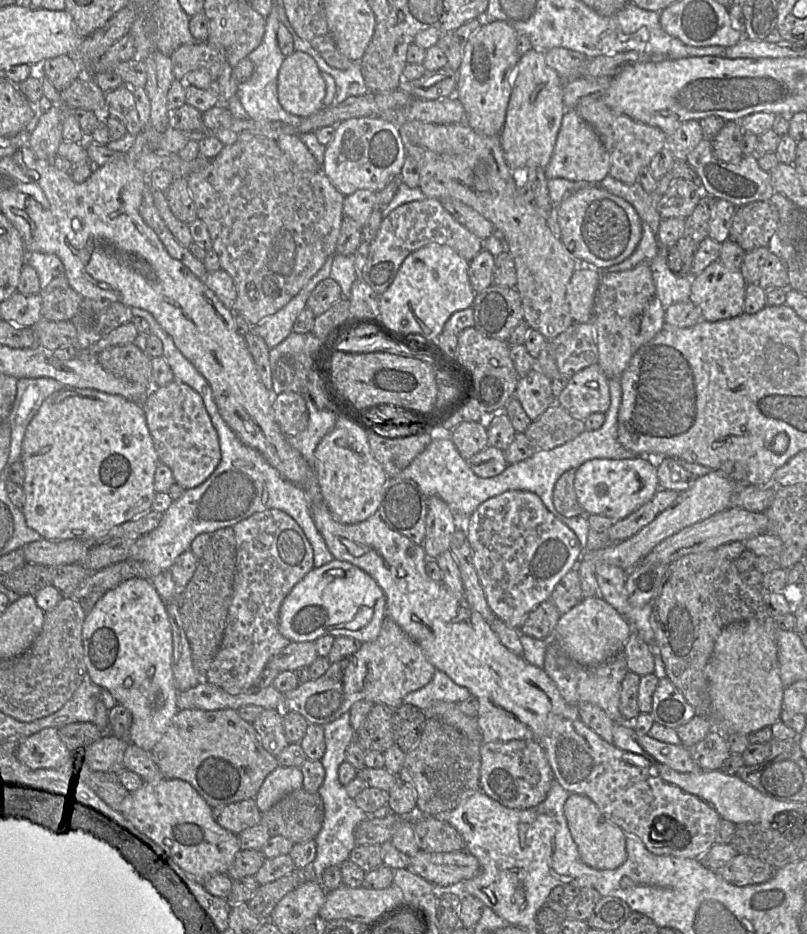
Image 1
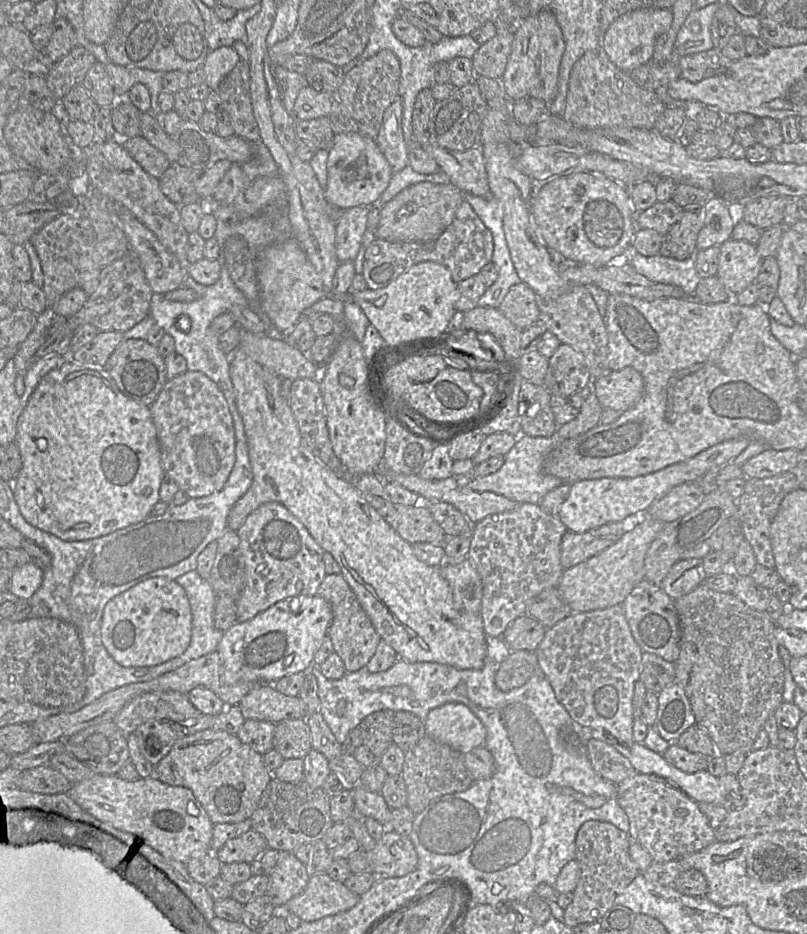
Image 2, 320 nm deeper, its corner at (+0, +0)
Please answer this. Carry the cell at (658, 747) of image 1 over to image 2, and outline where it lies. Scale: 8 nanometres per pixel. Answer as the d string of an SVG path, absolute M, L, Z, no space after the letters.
M621 604L589 612L570 613L546 630L535 653L538 669L548 679L556 699L577 726L603 729L621 743L634 742L632 698L635 683L639 680L643 651L632 636Z

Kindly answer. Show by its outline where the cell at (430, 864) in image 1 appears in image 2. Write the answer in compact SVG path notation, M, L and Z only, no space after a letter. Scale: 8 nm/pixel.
M388 828L366 854L372 873L377 877L405 876L414 871L418 863L418 855L410 837Z

